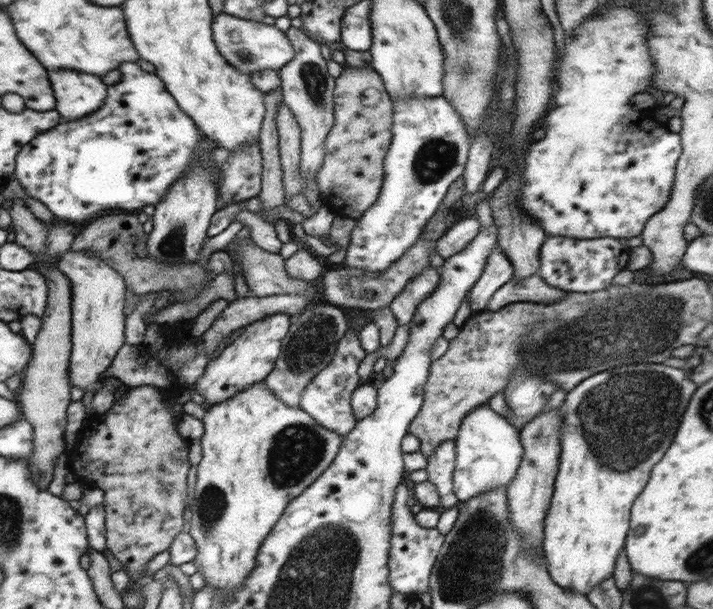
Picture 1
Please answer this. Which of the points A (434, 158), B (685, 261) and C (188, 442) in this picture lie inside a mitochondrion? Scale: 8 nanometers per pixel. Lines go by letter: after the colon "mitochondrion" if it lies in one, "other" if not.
A: mitochondrion
B: other
C: other

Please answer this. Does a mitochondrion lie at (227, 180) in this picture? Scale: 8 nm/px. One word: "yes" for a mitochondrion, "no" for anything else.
no

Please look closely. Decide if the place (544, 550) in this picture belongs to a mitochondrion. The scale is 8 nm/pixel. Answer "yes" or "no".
no

